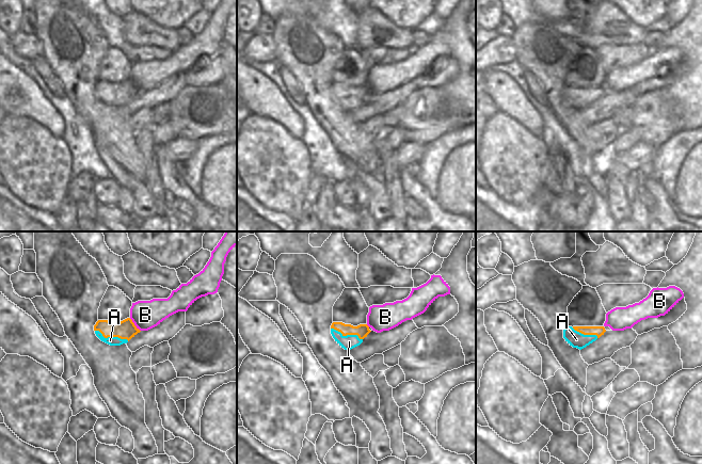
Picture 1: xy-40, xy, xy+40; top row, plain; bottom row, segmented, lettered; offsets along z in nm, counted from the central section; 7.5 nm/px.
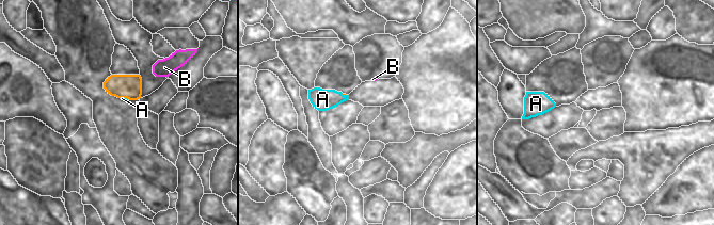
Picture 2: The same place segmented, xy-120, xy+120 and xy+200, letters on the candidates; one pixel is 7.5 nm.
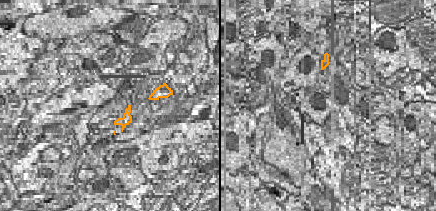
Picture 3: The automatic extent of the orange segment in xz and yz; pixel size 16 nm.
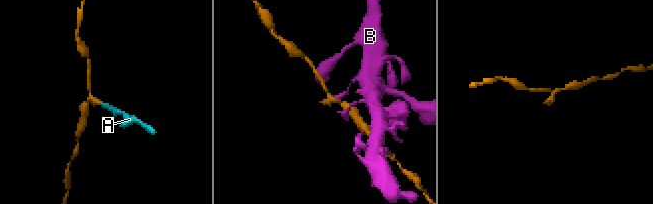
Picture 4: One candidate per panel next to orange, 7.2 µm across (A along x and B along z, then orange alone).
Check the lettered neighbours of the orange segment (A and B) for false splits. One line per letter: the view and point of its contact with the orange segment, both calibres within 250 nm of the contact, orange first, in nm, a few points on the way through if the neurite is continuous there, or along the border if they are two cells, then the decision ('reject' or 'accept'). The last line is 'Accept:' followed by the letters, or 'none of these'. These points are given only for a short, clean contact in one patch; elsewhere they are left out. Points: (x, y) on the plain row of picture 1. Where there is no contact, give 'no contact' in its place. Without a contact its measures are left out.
A: meets orange in xy-40 at (112, 97); 140 nm thick on the orange side, 60 nm on the other; border along xy-40 (95, 91), (105, 98), (120, 98), (128, 101); reject
B: meets orange in xy-40 at (133, 85); 140 nm thick on the orange side, 220 nm on the other; reject
Accept: none of these

